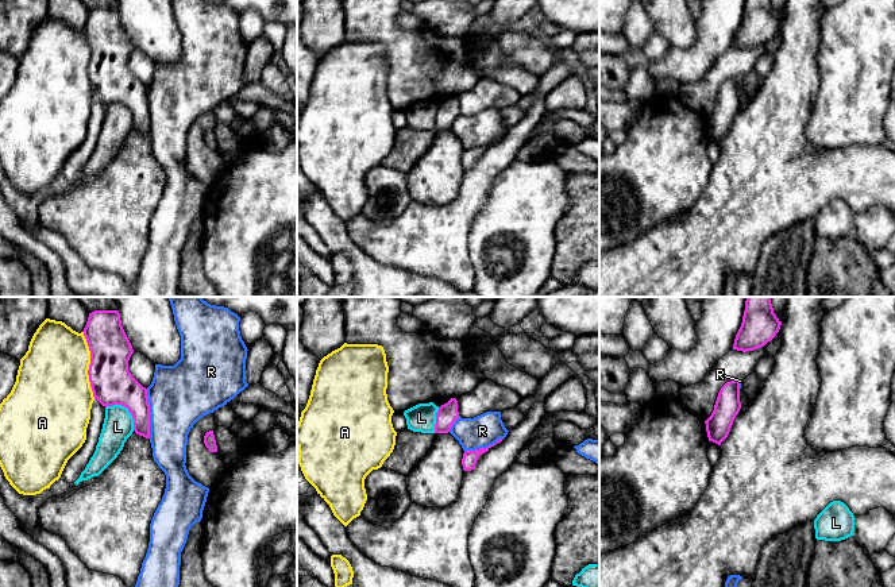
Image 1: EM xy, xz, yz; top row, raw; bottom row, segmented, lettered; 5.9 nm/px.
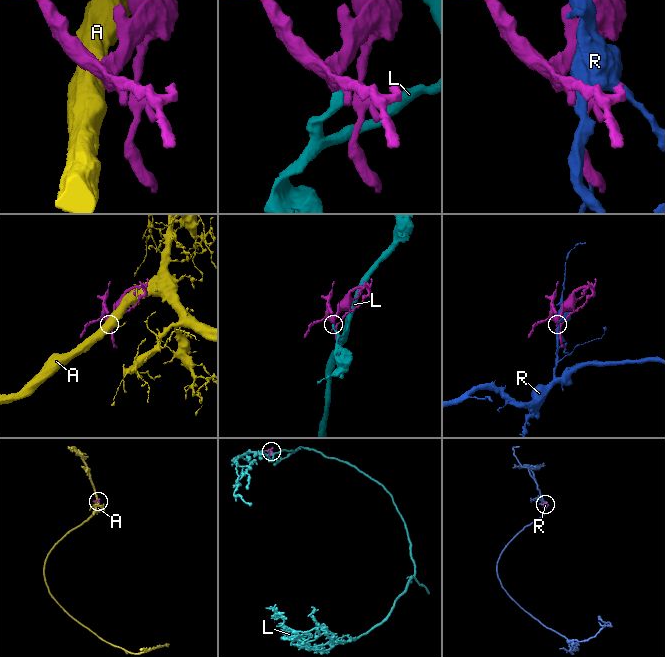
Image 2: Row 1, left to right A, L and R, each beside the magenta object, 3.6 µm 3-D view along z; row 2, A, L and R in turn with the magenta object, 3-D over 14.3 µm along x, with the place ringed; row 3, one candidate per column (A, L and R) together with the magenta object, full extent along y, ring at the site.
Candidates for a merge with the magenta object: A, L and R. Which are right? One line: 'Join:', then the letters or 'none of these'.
Join: none of these

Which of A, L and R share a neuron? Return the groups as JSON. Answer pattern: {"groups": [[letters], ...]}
{"groups": [["A"], ["L"], ["R"]]}

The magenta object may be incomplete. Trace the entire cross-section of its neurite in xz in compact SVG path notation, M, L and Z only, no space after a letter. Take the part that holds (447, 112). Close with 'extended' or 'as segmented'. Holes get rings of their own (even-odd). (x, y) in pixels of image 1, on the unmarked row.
M451 96L436 111L435 131L448 131L459 115L458 99L456 96Z; as segmented

